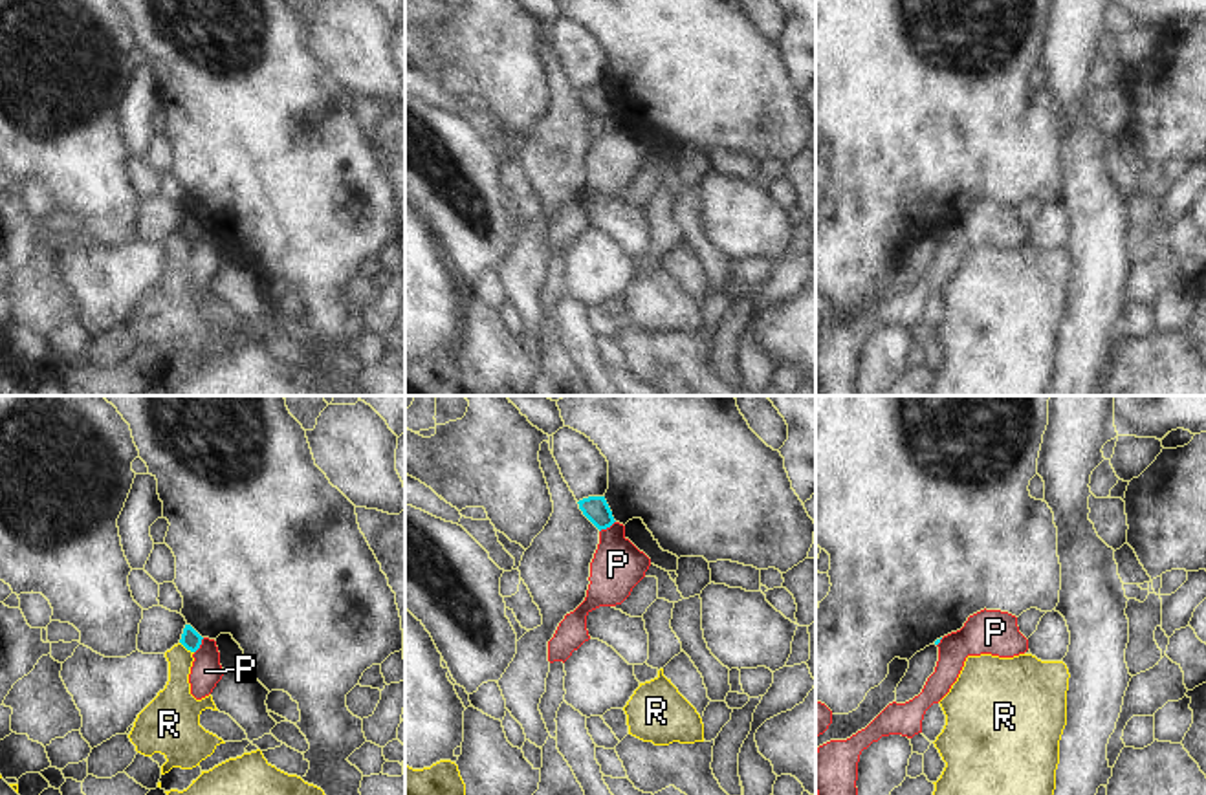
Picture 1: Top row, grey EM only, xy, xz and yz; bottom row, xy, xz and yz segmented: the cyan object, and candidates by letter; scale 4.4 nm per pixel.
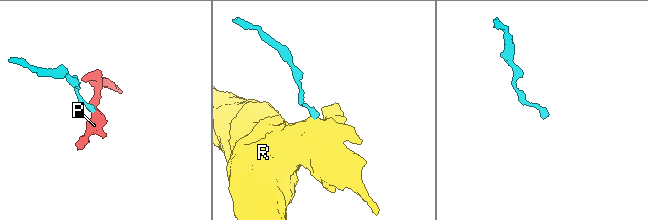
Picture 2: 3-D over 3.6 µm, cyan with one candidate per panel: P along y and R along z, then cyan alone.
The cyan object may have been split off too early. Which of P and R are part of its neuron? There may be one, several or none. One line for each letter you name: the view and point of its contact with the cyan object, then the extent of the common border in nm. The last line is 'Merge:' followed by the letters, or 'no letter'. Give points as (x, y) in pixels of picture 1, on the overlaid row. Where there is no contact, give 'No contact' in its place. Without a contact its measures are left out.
Merge: no letter.

